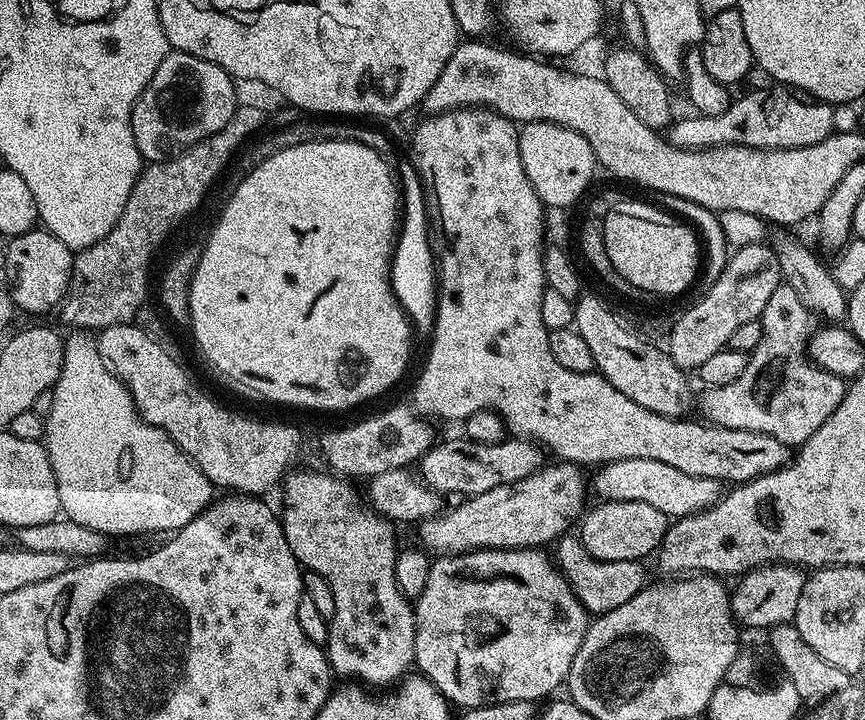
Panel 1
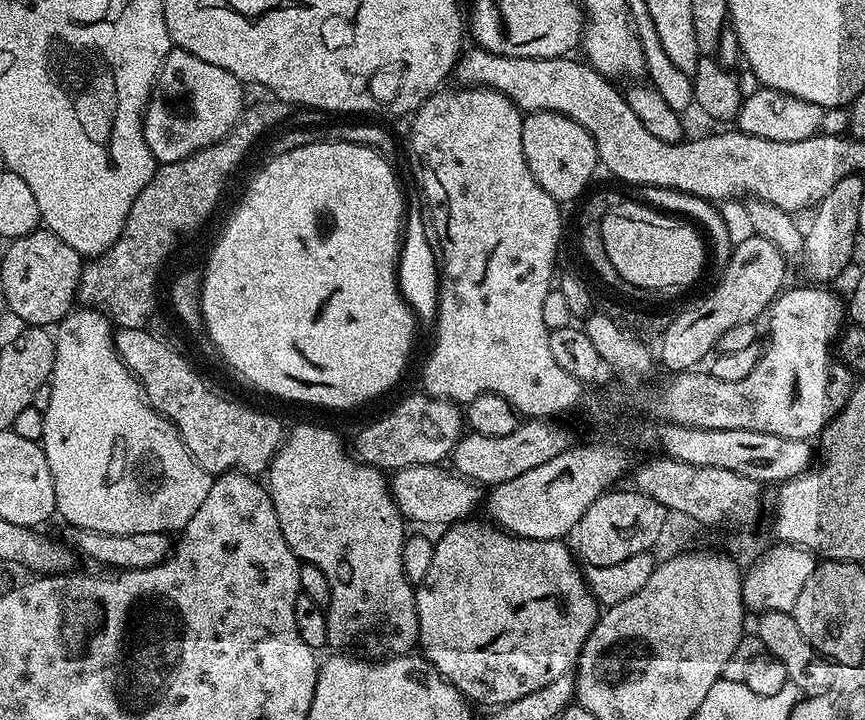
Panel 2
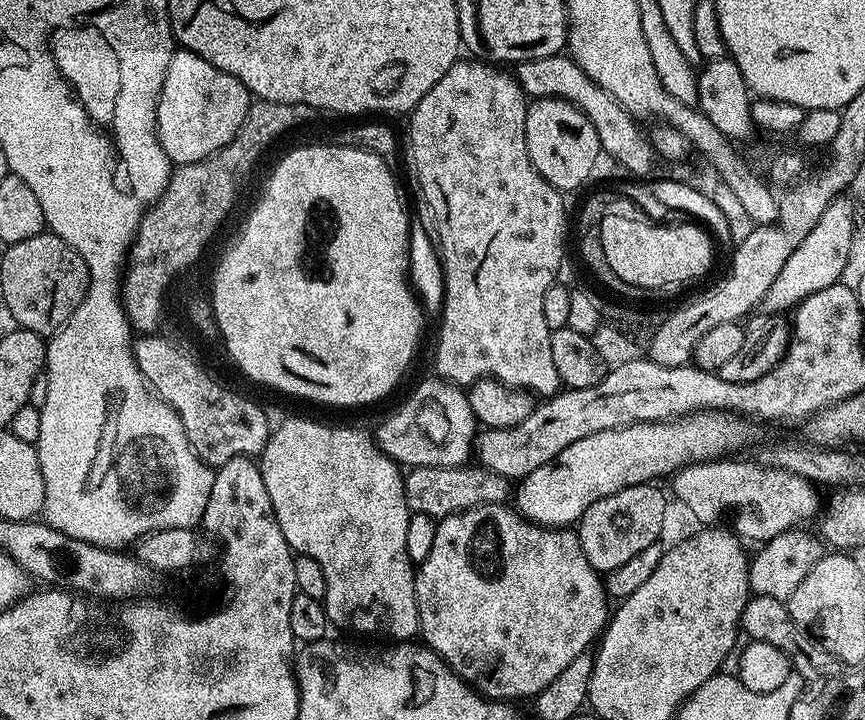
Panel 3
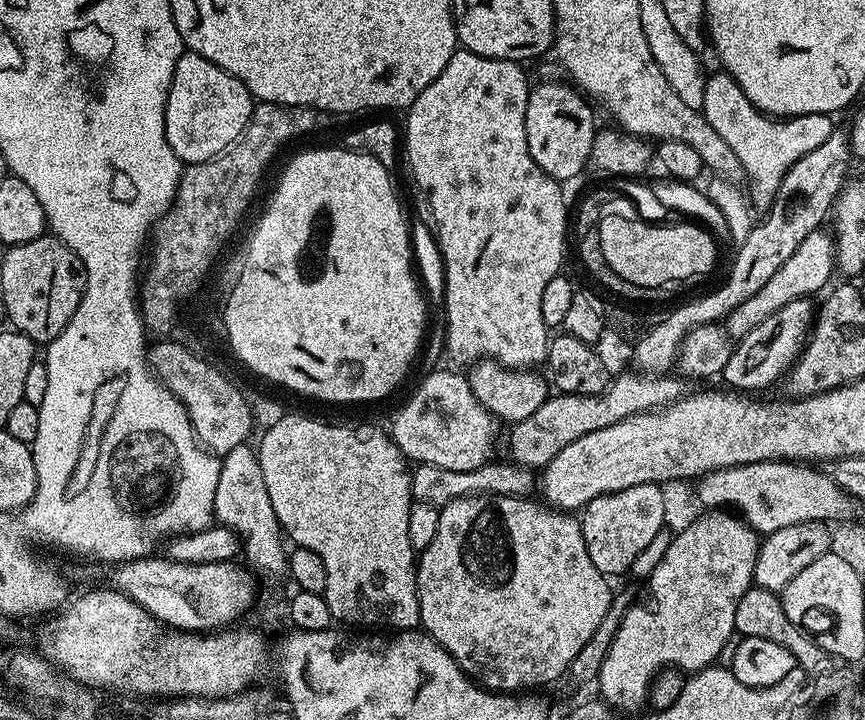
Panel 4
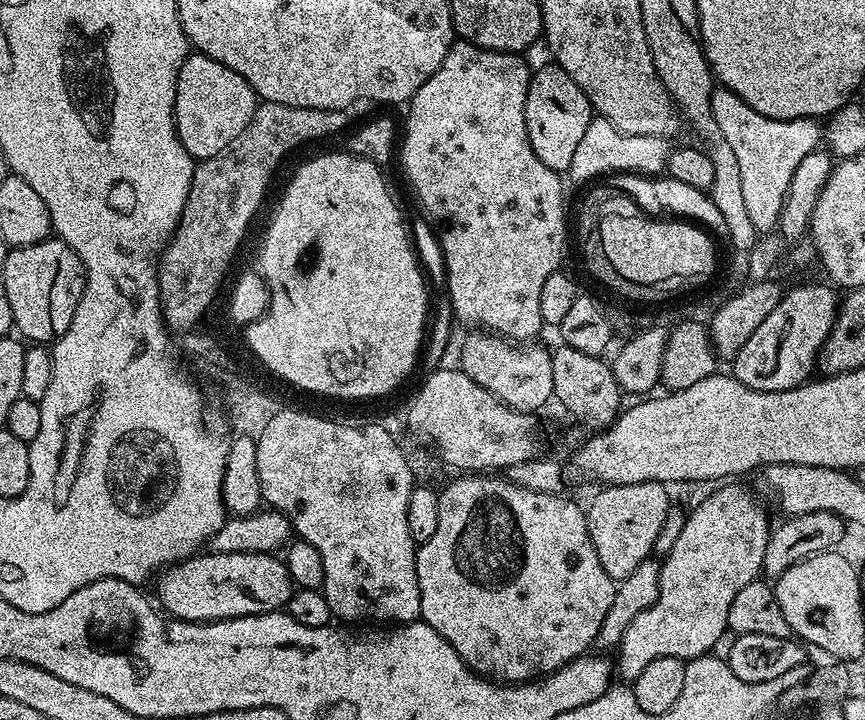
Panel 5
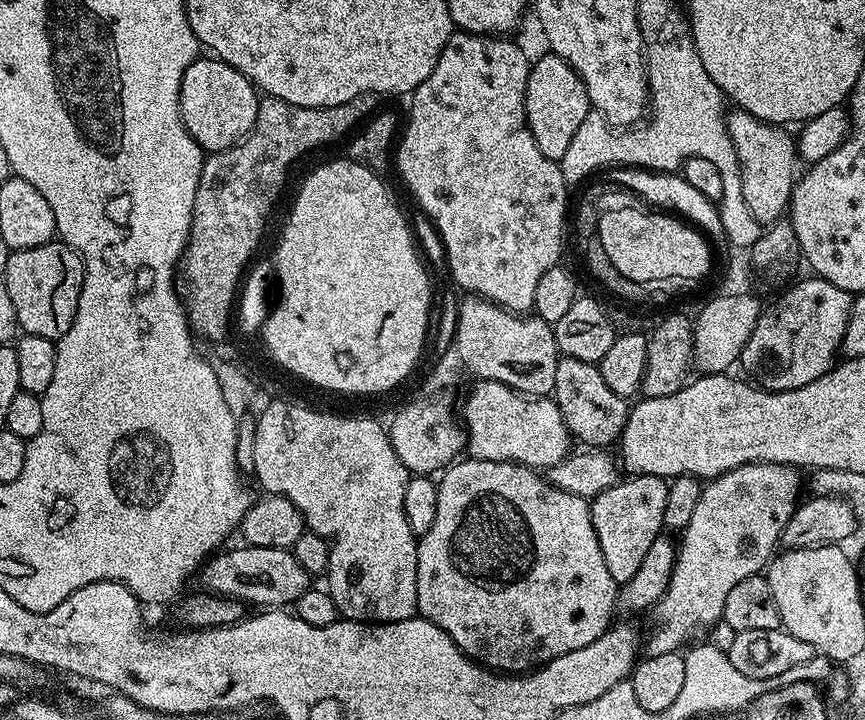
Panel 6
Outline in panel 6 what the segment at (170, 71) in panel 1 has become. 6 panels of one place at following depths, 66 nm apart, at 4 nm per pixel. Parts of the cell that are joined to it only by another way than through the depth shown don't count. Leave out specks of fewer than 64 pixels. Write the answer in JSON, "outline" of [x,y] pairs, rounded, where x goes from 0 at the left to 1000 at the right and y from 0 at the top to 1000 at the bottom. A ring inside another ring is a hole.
{"outline":[[[228,81],[220,92],[215,92],[215,103],[210,103],[208,157],[220,192],[224,192],[229,197],[229,203],[236,207],[237,213],[244,214],[271,203],[286,189],[296,168],[302,135],[298,132],[296,118],[291,113],[286,111],[279,100],[271,97],[271,92],[266,92],[260,83],[236,82]]]}

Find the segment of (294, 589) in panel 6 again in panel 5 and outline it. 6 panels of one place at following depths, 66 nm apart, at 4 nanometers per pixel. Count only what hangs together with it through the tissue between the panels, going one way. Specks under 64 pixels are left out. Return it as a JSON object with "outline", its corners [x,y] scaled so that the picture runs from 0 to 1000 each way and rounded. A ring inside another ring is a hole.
{"outline":[[[240,764],[188,790],[183,804],[185,807],[180,811],[179,832],[183,839],[185,832],[184,843],[195,857],[228,864],[318,850],[332,840],[340,821],[327,776],[323,771],[308,767],[257,769]]]}

